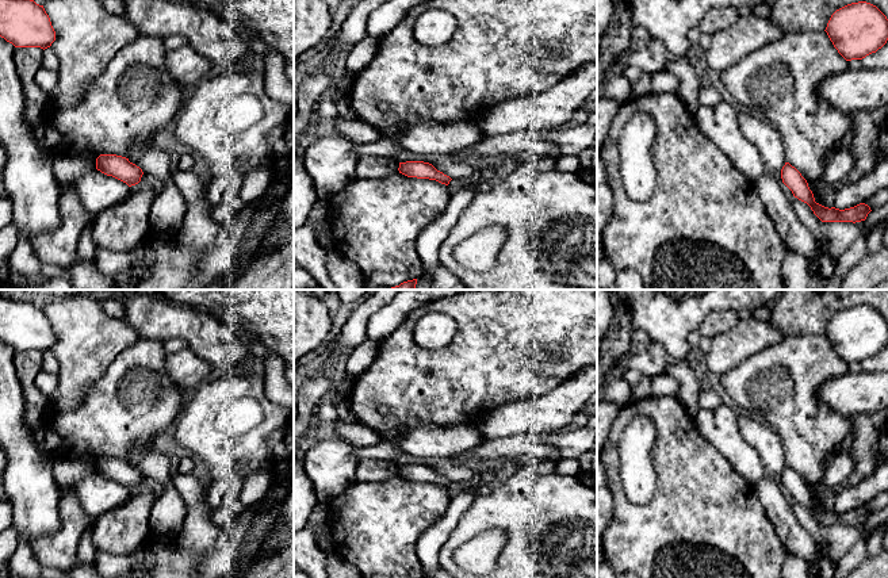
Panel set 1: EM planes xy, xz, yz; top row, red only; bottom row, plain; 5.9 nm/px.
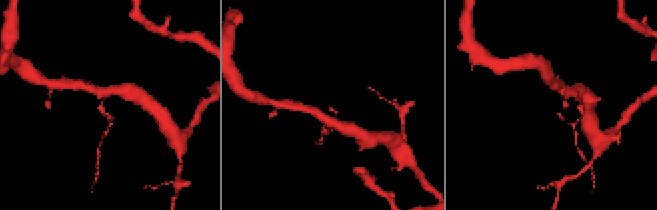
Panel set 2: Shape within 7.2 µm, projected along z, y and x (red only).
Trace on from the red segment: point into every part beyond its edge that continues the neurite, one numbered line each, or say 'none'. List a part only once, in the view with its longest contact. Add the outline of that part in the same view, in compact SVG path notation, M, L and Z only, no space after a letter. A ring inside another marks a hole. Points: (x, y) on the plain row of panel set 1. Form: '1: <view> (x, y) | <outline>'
none

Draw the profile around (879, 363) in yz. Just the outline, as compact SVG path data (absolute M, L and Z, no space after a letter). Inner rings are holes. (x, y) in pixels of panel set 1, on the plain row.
M888 344L876 356L872 356L861 363L862 370L868 372L884 372L888 371Z

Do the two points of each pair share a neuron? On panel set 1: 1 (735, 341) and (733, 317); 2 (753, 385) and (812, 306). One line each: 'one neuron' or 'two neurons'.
1: two neurons
2: two neurons

